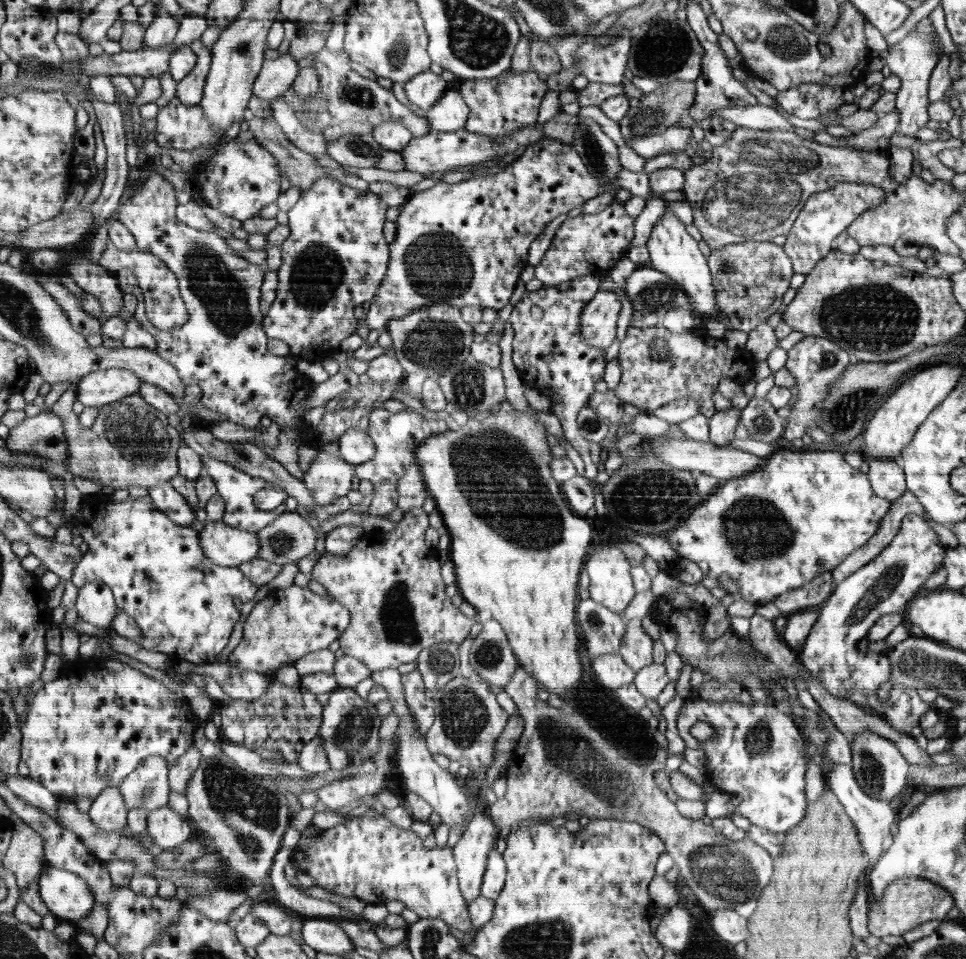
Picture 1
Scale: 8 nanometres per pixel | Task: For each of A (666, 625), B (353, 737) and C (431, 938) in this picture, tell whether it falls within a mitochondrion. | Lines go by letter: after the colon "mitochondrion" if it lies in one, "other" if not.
A: other
B: mitochondrion
C: mitochondrion

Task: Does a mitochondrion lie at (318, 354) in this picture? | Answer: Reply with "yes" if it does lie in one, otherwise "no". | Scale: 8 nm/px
no

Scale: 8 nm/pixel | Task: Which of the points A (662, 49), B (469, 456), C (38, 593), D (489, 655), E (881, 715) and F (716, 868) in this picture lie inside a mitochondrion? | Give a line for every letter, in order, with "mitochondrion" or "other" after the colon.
A: mitochondrion
B: mitochondrion
C: other
D: mitochondrion
E: other
F: mitochondrion

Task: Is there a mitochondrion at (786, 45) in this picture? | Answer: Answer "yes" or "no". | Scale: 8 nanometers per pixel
yes

